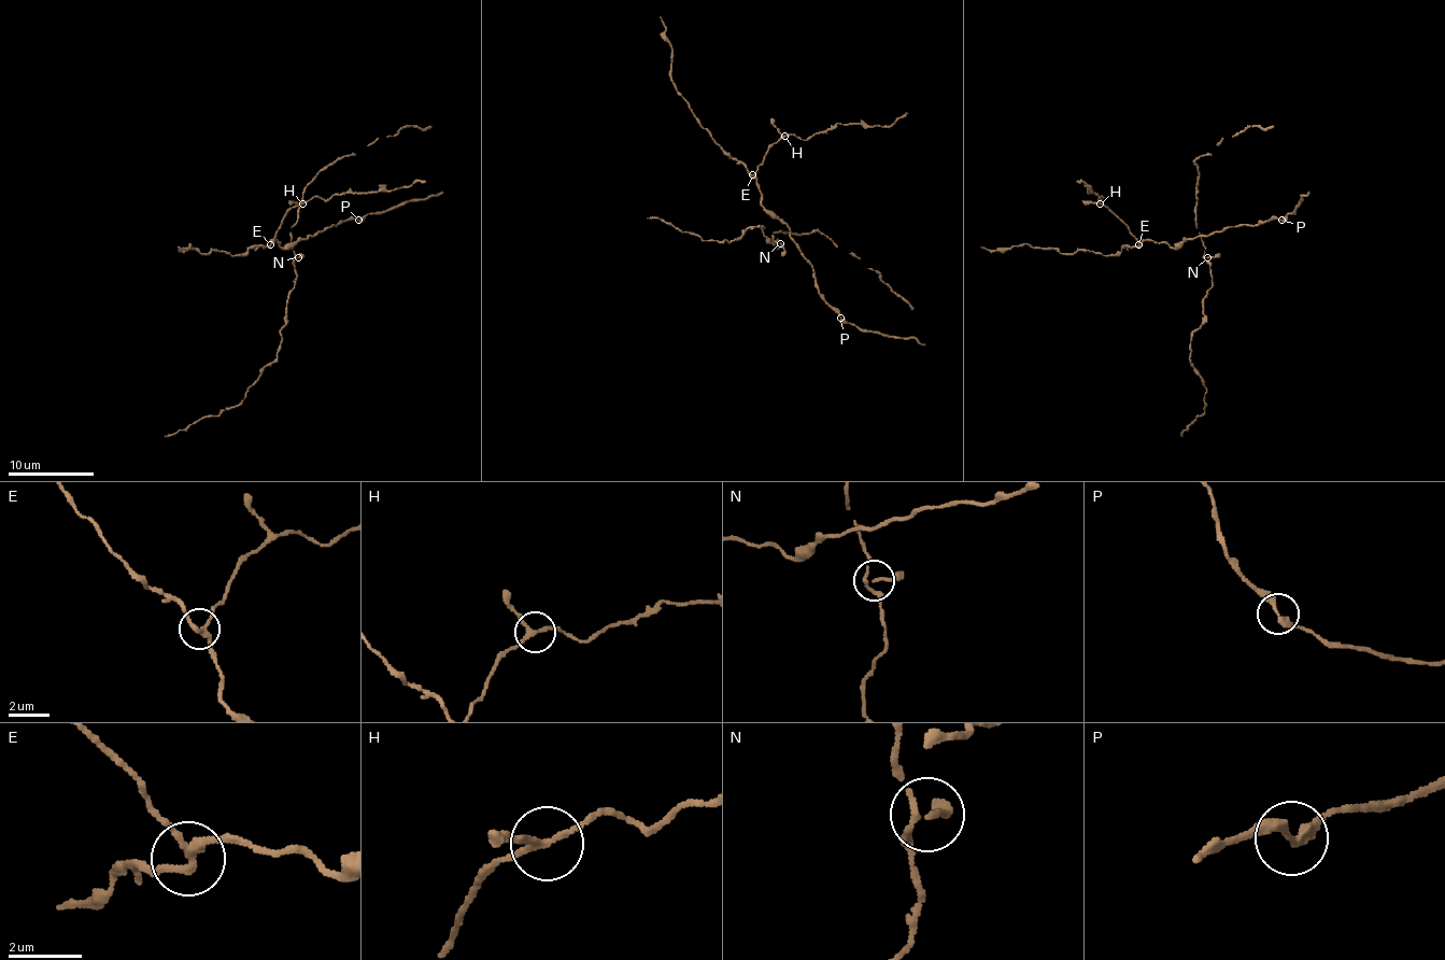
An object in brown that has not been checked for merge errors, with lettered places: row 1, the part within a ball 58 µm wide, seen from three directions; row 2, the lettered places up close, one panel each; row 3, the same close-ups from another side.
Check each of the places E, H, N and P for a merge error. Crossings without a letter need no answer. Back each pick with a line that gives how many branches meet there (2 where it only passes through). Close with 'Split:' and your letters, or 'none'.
Split: none

